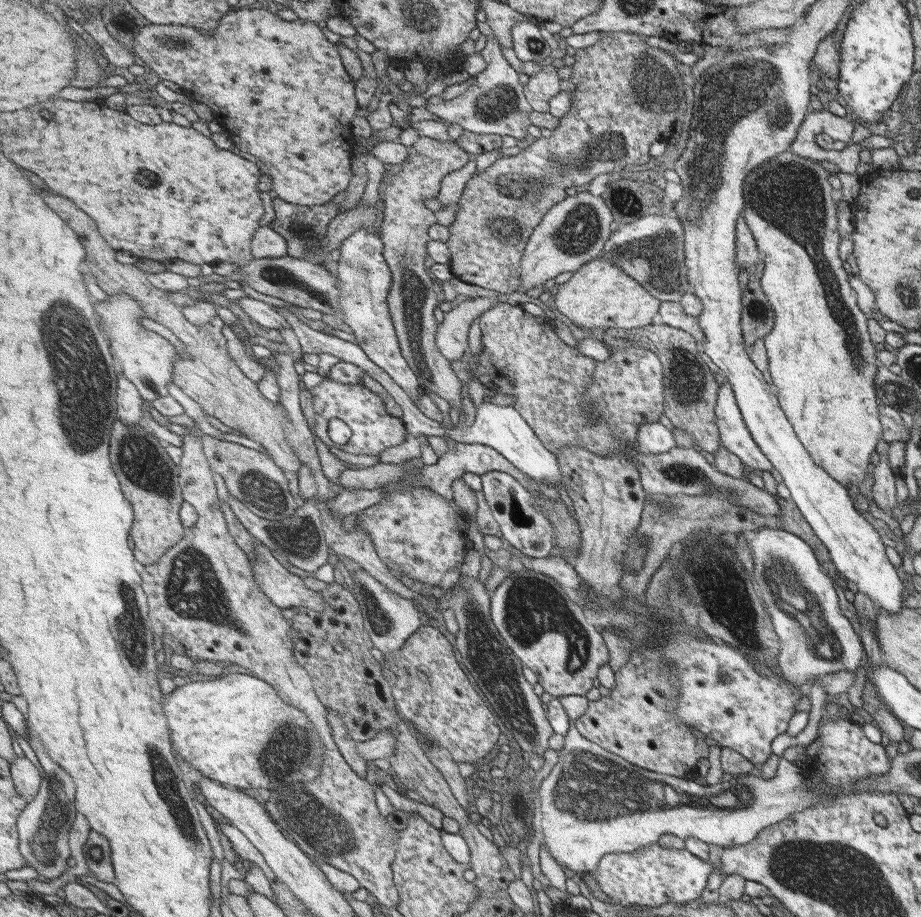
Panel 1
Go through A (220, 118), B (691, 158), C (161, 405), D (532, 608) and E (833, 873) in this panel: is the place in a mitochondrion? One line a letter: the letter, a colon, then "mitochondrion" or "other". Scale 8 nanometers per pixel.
A: other
B: other
C: other
D: mitochondrion
E: mitochondrion

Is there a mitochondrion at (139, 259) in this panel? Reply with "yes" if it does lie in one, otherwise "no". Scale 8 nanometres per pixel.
no

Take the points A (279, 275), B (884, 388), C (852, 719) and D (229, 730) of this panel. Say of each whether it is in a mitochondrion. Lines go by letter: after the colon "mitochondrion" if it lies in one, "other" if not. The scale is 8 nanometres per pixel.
A: mitochondrion
B: mitochondrion
C: other
D: other

